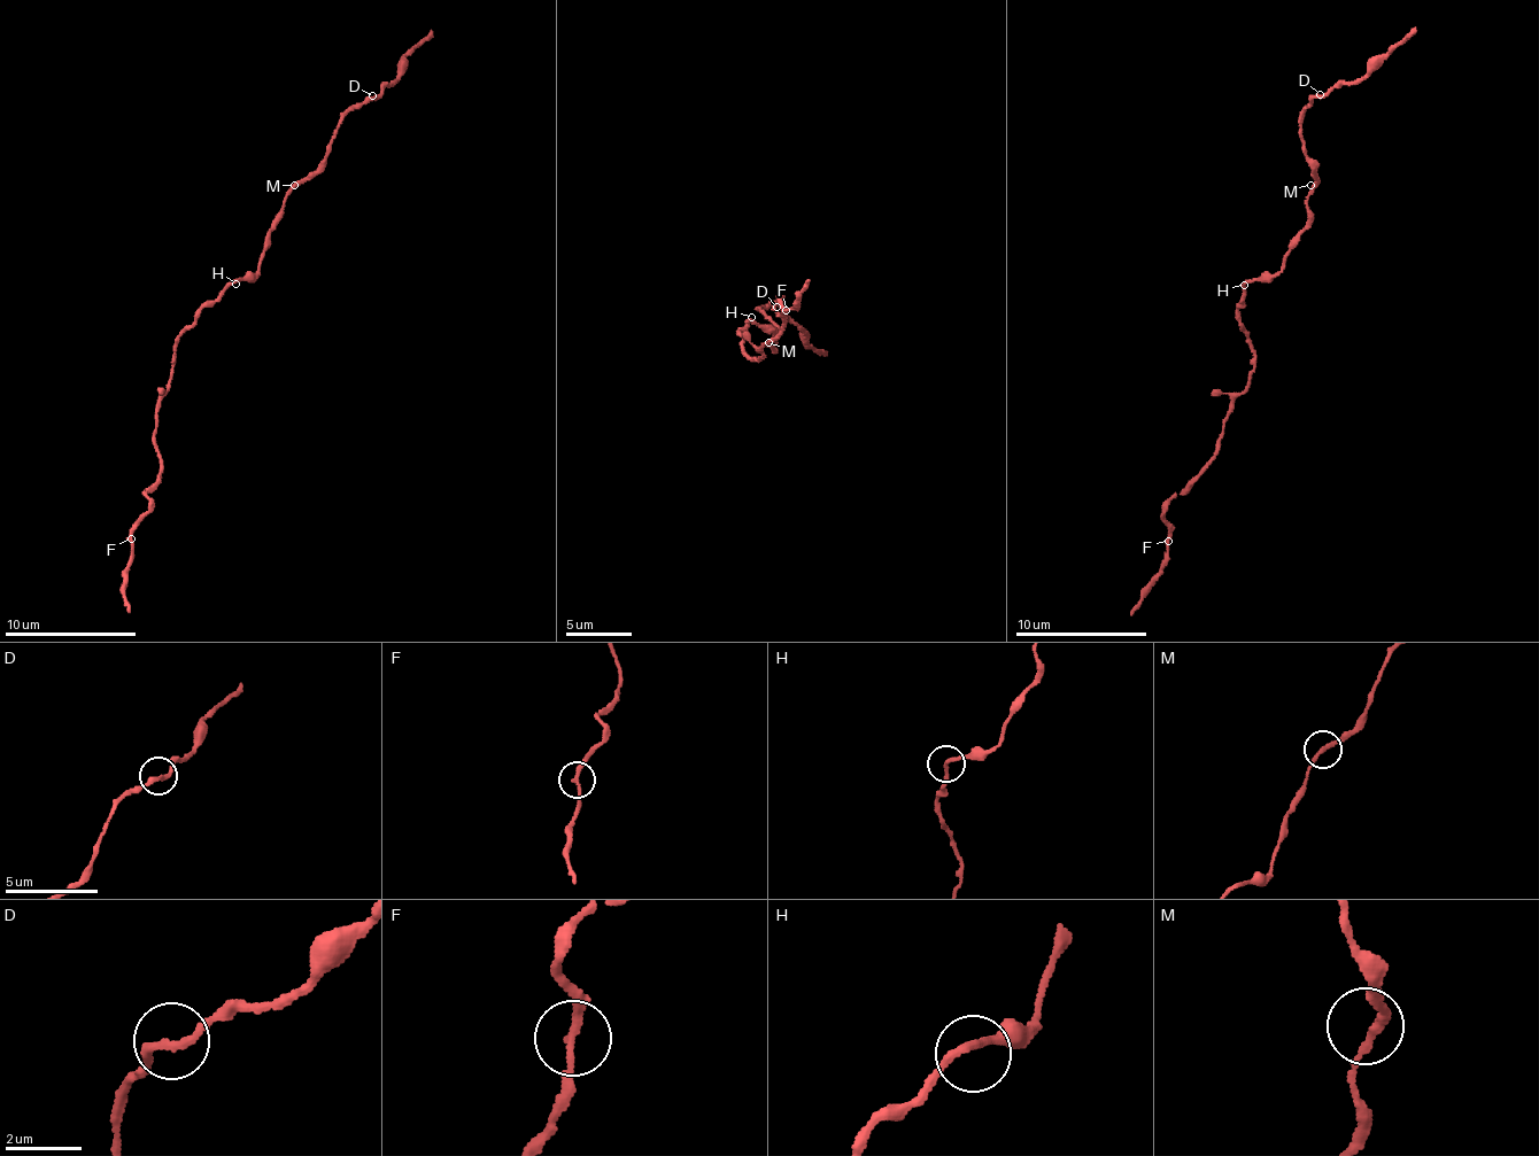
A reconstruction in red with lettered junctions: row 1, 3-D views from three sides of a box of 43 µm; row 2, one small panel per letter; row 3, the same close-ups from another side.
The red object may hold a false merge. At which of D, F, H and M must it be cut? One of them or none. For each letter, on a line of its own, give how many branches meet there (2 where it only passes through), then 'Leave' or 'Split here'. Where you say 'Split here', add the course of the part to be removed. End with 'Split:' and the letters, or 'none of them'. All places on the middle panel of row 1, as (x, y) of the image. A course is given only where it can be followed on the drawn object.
D: Branches: 2. Leave
F: Branches: 2. Leave
H: Branches: 2. Leave
M: Branches: 2. Leave
Split: none of them

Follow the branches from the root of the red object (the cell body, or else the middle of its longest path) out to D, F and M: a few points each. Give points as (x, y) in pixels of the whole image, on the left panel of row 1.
D: (234, 284), (254, 280), (281, 201), (322, 165), (333, 129), (346, 113), (358, 109), (372, 95)
F: (234, 284), (200, 310), (177, 340), (157, 409), (154, 451), (160, 462), (146, 497), (149, 511), (131, 537)
M: (234, 284), (236, 280), (254, 280), (264, 241), (281, 211), (285, 195), (294, 185)

